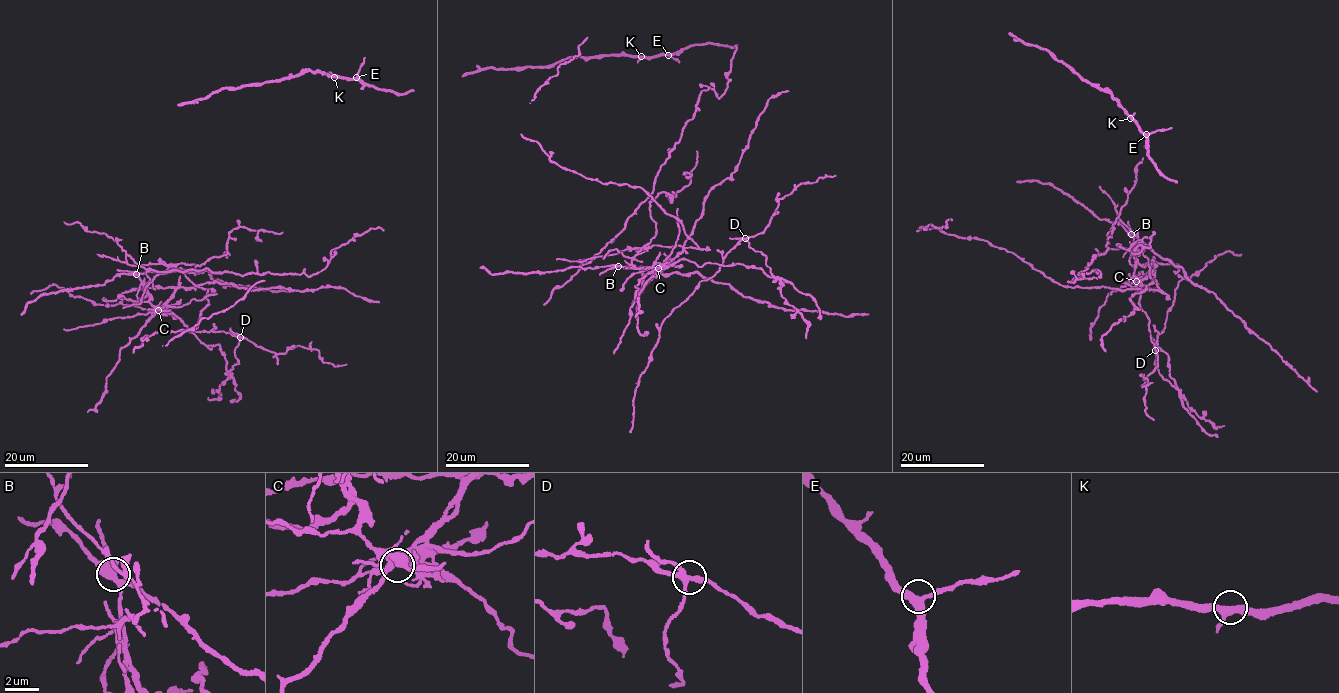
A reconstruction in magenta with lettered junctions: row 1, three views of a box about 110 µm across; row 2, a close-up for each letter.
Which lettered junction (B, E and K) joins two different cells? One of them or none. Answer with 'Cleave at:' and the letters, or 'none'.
Cleave at: B

